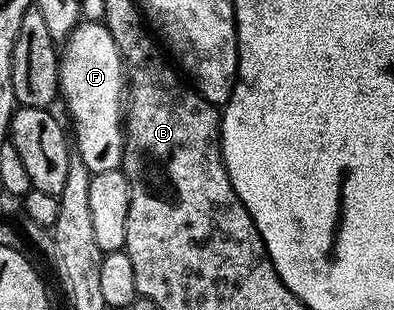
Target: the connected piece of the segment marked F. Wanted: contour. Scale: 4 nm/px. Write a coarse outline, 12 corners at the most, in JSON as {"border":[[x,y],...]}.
{"border":[[81,20],[59,50],[74,149],[92,173],[124,159],[124,60]]}

